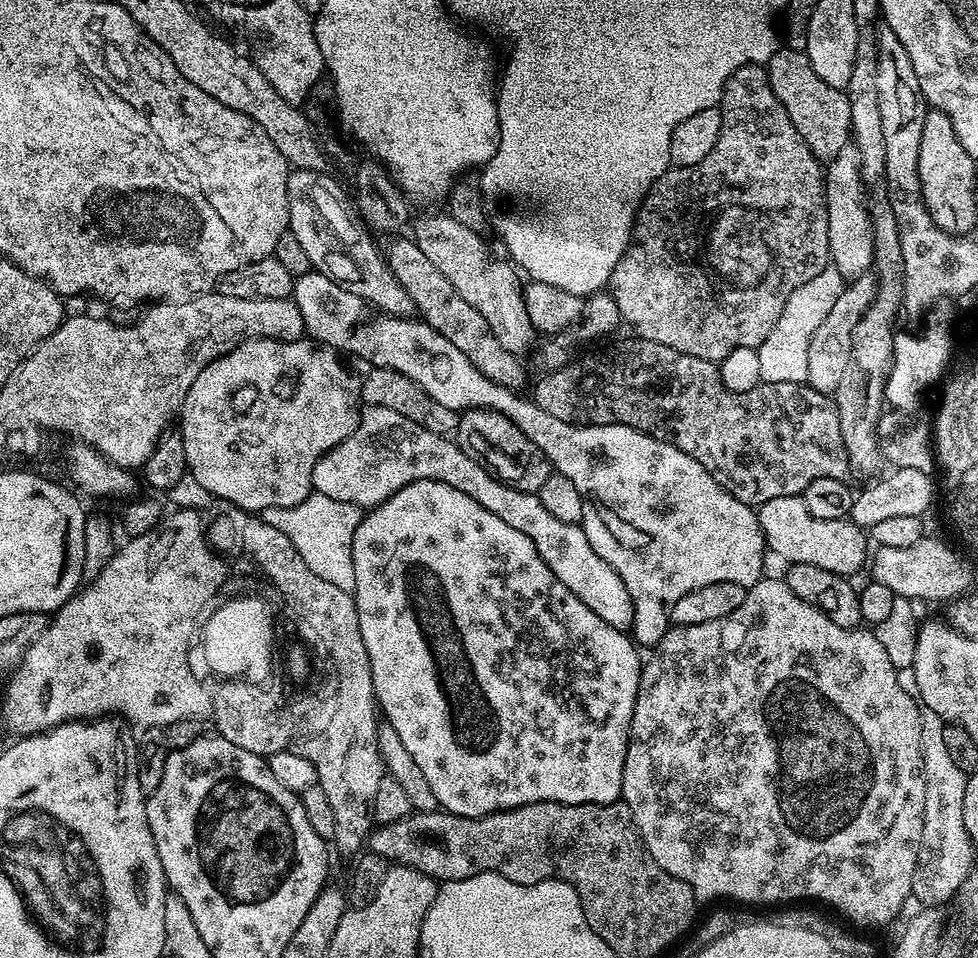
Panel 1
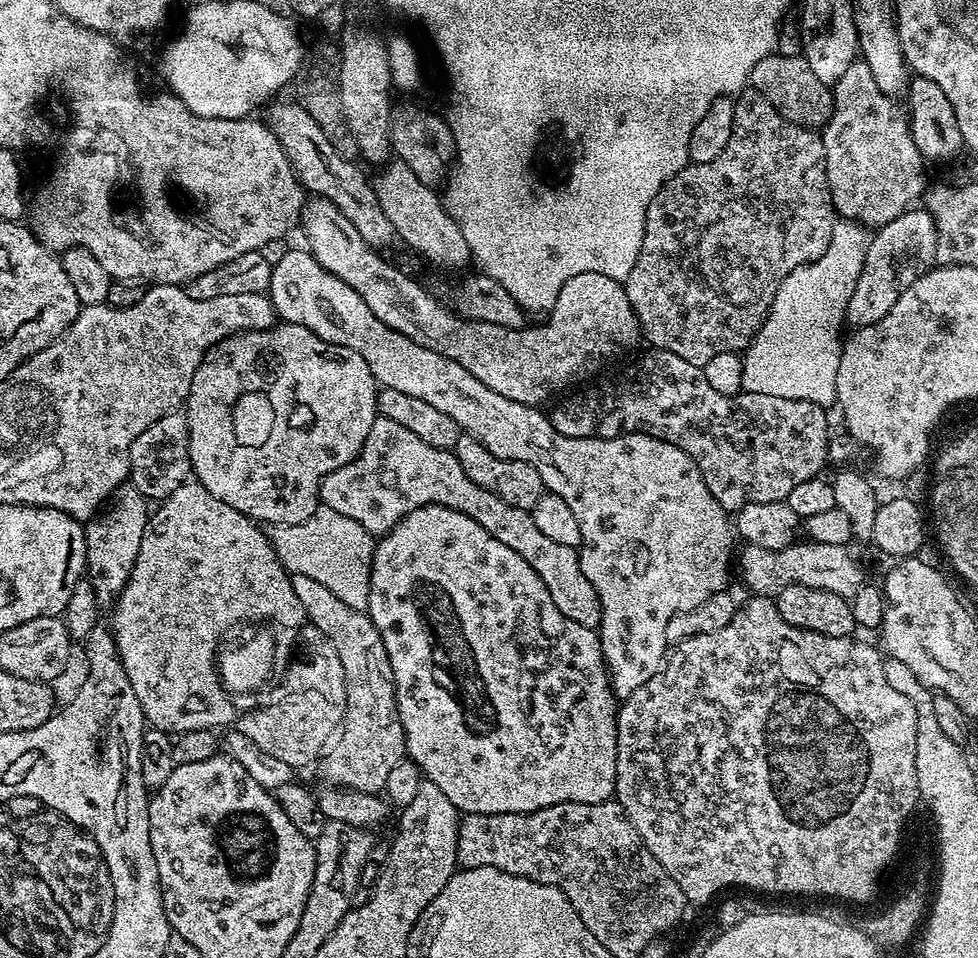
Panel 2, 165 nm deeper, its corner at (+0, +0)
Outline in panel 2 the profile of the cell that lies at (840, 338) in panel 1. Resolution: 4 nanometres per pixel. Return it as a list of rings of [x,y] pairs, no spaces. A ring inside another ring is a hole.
[[[909,210],[903,212],[894,222],[884,224],[875,229],[874,235],[868,242],[868,253],[862,266],[862,274],[858,274],[858,282],[854,286],[854,292],[850,294],[845,321],[851,327],[864,327],[873,324],[890,312],[890,306],[898,302],[898,298],[914,283],[919,276],[933,267],[936,256],[936,224],[932,221],[932,215],[926,210]]]

